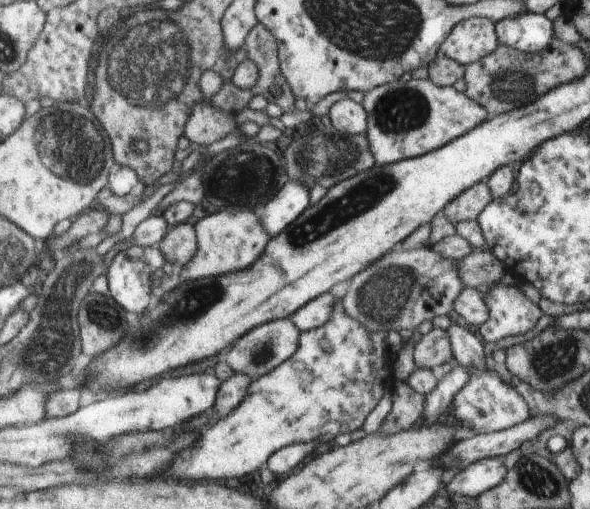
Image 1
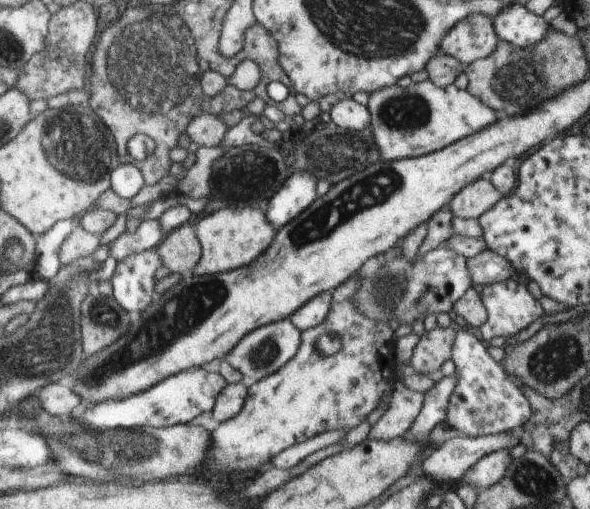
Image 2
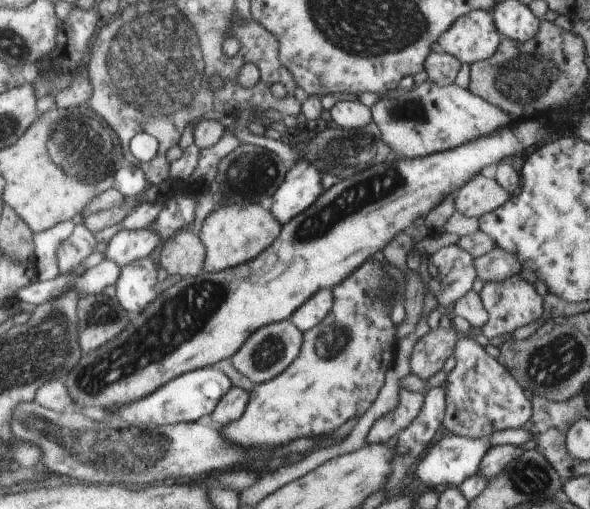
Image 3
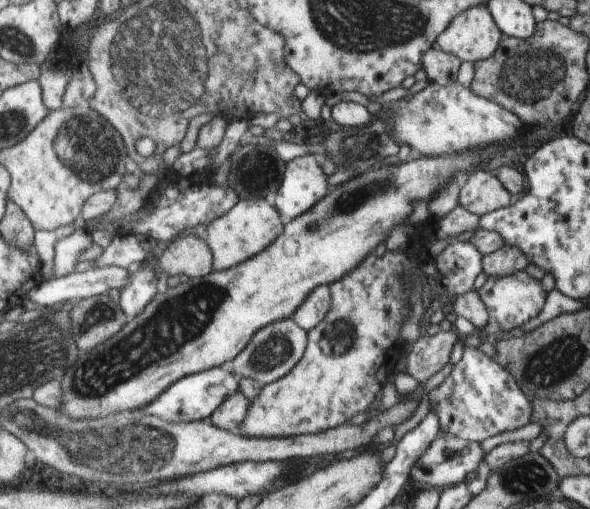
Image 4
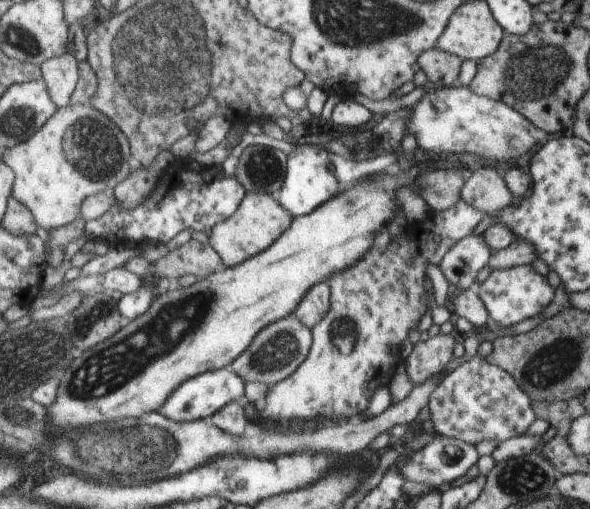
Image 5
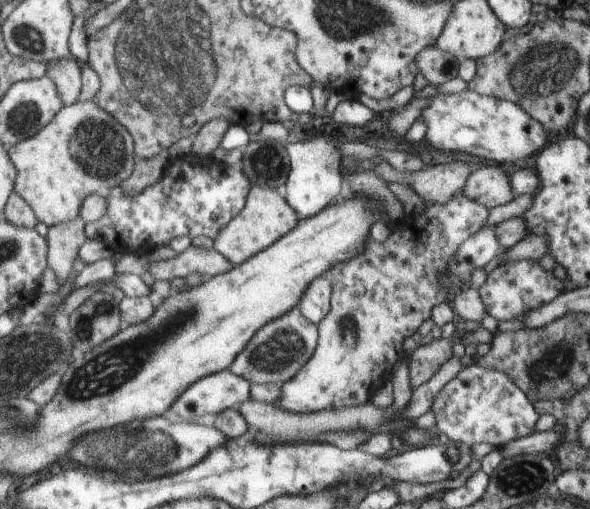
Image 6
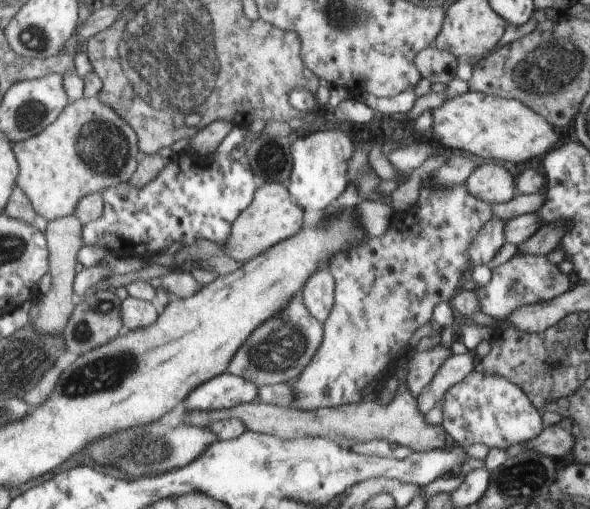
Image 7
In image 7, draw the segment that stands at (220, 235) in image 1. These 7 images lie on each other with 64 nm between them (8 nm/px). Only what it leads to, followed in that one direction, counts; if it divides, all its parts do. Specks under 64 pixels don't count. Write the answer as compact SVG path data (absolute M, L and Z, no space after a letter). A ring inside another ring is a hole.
M284 181L281 184L267 182L267 186L263 186L263 190L255 194L255 202L251 202L251 206L247 206L239 213L232 227L230 241L225 242L221 250L242 265L270 249L271 246L277 245L278 242L294 237L305 224L304 216L303 208L294 202Z

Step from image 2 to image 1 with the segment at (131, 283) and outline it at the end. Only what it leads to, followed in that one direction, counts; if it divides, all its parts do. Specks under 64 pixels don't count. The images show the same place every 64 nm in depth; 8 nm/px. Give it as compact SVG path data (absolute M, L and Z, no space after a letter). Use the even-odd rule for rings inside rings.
M135 245L119 252L106 275L110 296L125 311L139 314L149 302L149 274L163 265L163 256L155 245Z

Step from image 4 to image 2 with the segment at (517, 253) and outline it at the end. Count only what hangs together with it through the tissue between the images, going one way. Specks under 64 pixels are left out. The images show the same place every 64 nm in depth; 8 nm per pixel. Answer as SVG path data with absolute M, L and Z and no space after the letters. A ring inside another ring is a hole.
M486 248L466 259L466 270L469 272L471 286L480 284L485 287L516 275L516 271L501 256Z

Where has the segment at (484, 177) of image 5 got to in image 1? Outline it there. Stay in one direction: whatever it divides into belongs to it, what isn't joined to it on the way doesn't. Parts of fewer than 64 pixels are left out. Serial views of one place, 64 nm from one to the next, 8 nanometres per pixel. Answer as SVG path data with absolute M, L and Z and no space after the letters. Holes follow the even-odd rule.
M484 181L466 189L459 197L448 204L441 213L453 226L459 222L471 221L478 217L487 204L493 200L491 190Z

